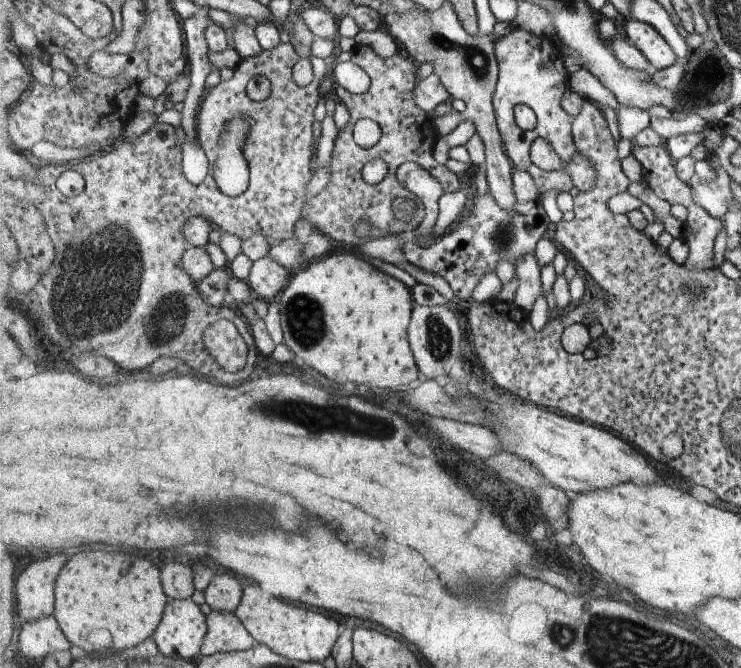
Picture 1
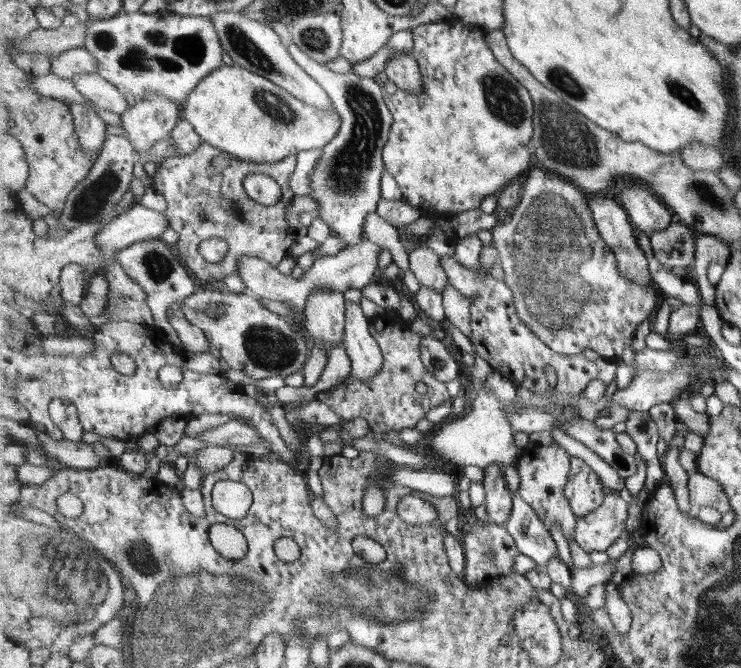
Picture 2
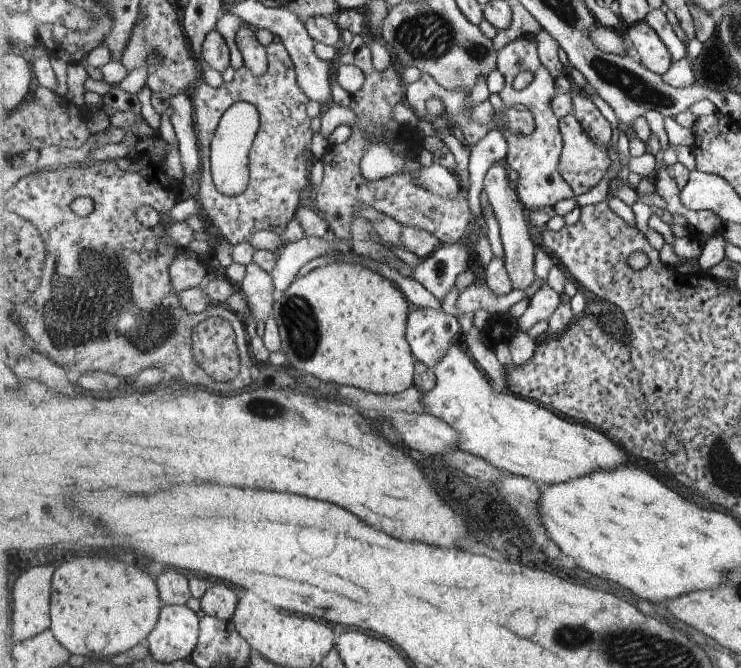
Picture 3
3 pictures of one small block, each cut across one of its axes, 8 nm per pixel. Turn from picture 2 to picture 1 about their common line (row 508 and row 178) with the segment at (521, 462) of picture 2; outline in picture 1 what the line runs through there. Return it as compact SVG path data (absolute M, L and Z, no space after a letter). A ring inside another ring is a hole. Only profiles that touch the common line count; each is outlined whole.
M517 28L513 29L509 34L498 38L496 45L496 57L498 58L498 67L500 68L500 79L498 88L494 94L494 107L497 115L498 127L502 134L502 141L504 142L506 153L510 156L515 168L529 172L533 180L537 183L540 195L551 189L559 189L560 192L569 192L569 190L573 188L573 177L568 170L545 171L531 162L531 144L535 142L535 138L546 139L563 161L573 160L573 157L578 152L572 133L573 116L570 115L562 105L569 88L567 80L569 80L570 74L565 70L565 62L563 61L565 55L566 52L562 44L552 39L552 37L536 35L531 31ZM517 105L530 106L537 113L539 123L533 130L524 131L519 124L517 124L514 113L514 108Z

